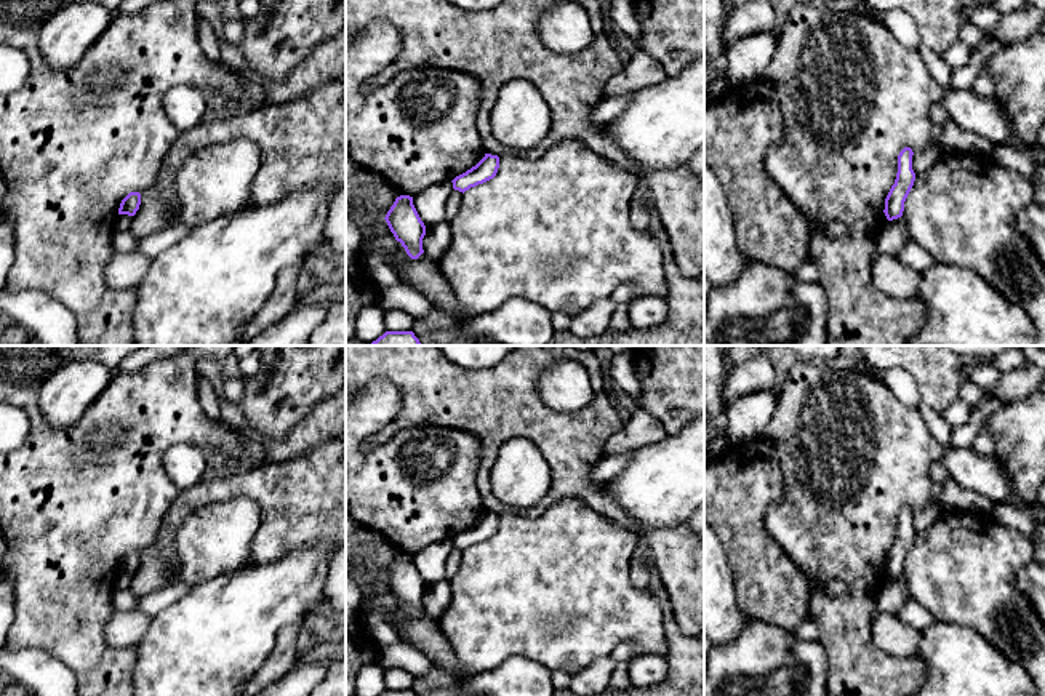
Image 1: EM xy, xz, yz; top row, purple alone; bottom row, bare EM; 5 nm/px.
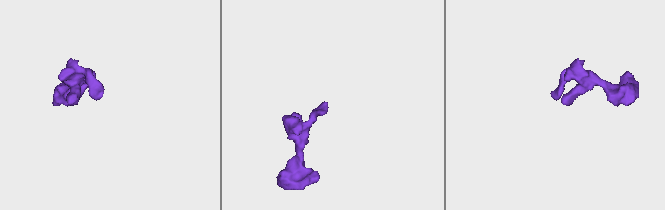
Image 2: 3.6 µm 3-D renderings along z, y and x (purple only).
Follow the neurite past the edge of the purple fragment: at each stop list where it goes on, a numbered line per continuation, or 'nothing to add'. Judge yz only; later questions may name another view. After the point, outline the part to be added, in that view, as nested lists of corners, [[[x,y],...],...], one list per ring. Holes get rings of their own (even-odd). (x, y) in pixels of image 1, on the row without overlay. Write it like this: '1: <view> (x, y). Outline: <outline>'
nothing to add

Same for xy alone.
nothing to add

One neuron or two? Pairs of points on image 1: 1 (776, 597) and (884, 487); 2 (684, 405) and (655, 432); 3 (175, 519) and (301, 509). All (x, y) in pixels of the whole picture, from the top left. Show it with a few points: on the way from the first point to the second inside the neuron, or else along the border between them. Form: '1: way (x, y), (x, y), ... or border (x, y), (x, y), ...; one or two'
1: border (778, 541), (808, 583), (810, 608); two
2: border (640, 408), (650, 413), (668, 434); two
3: way (205, 492), (223, 487), (269, 487); one

